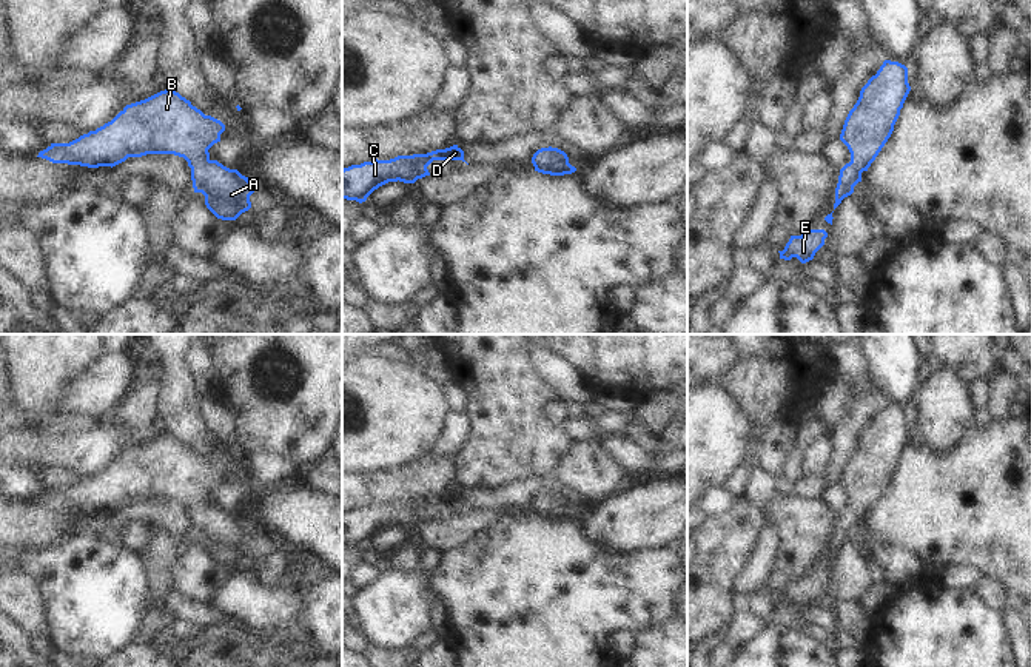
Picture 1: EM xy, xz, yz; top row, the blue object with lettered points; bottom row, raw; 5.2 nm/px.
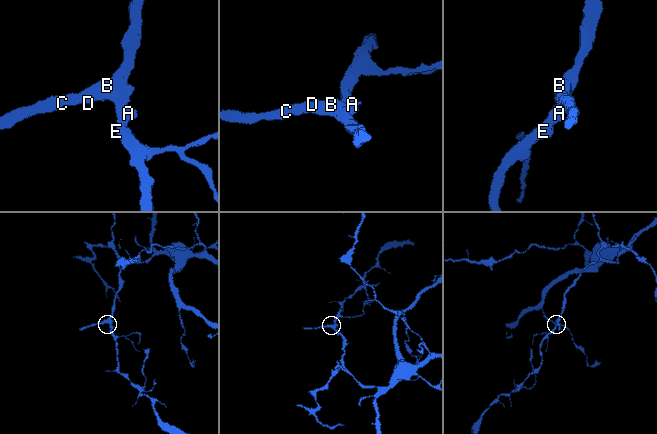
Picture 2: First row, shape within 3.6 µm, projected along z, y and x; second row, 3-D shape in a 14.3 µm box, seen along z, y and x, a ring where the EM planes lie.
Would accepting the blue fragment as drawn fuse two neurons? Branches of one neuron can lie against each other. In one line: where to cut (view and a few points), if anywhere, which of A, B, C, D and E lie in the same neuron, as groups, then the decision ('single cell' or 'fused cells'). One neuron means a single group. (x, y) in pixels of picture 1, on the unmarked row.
no cut | A B C D E | single cell

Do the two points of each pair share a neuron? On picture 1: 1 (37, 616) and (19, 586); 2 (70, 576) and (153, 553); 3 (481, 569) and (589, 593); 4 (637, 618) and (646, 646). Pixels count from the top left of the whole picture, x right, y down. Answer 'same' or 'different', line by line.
1: same
2: different
3: same
4: different

